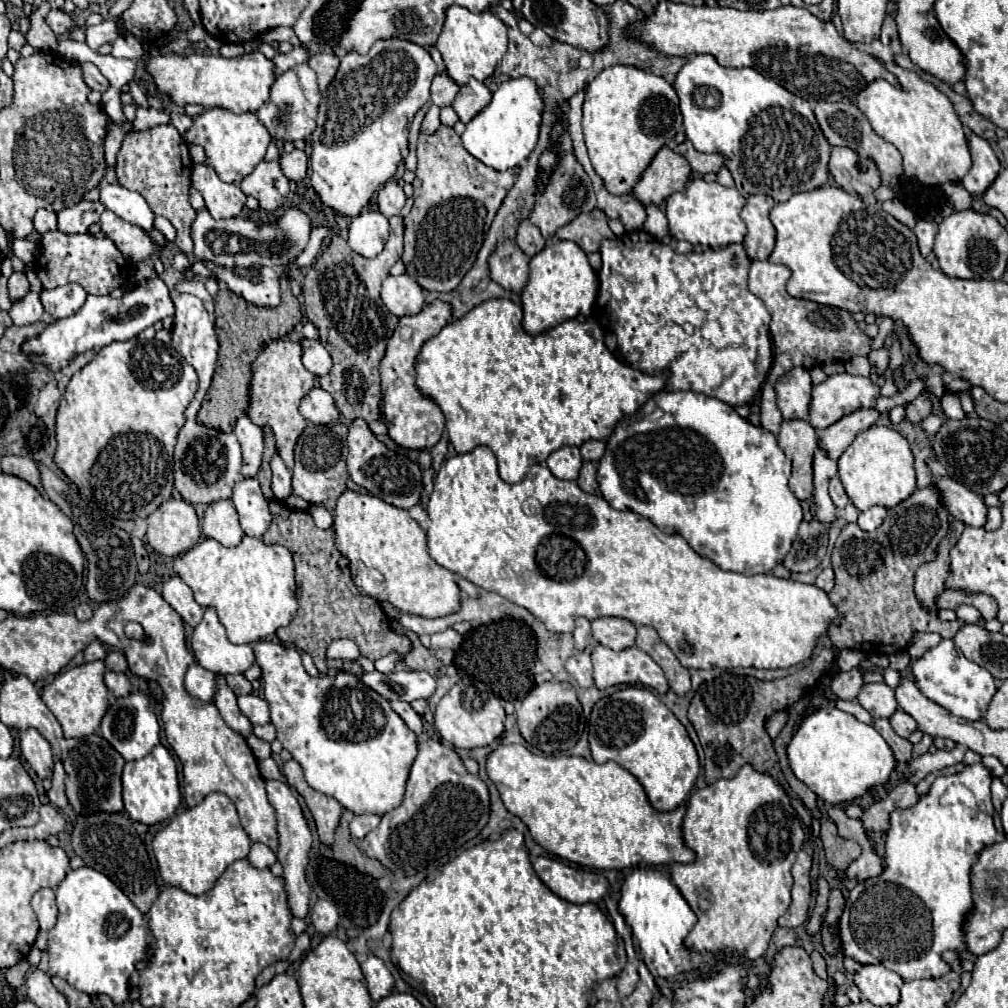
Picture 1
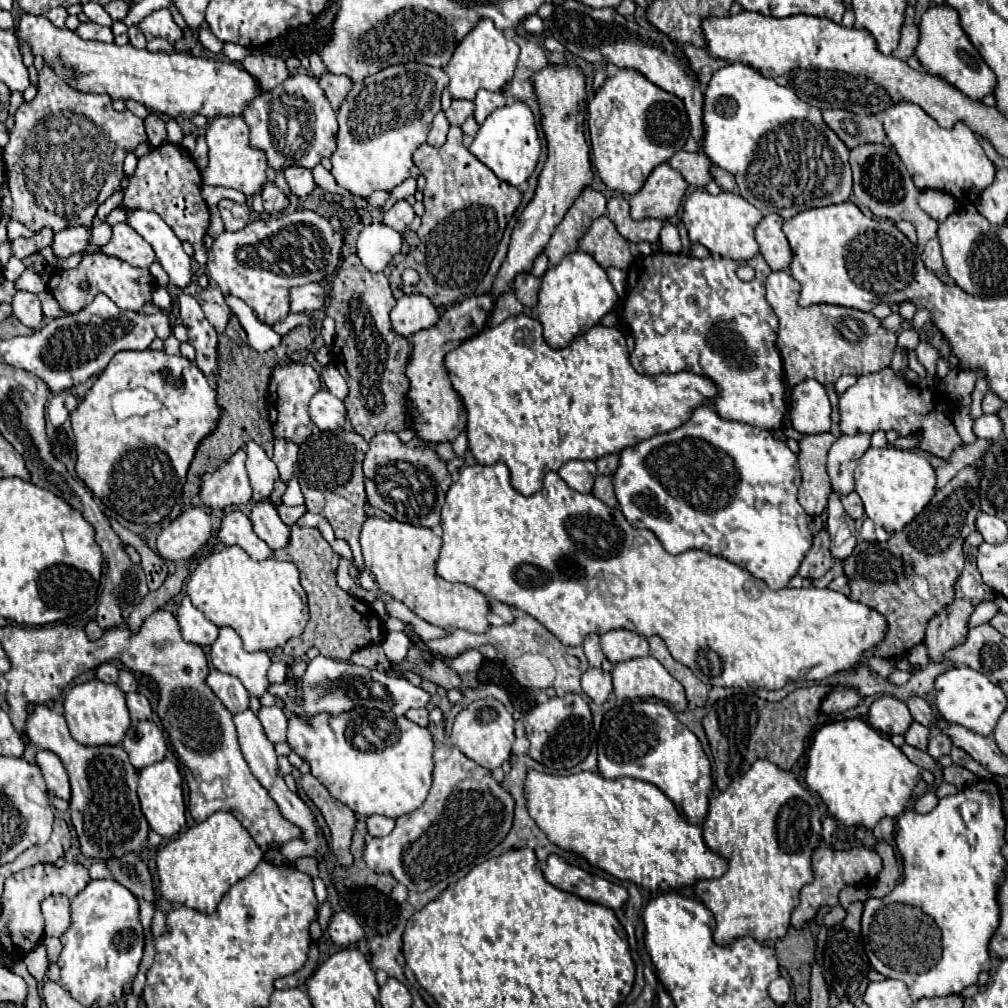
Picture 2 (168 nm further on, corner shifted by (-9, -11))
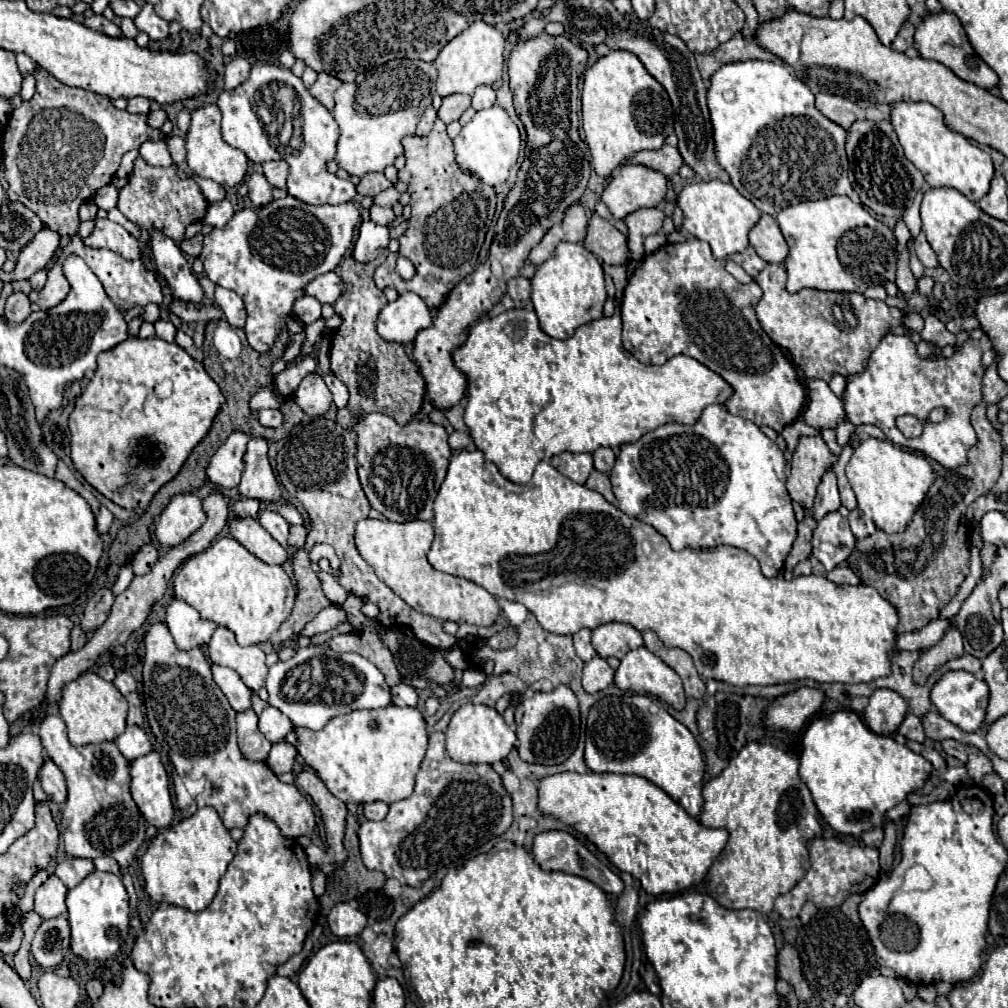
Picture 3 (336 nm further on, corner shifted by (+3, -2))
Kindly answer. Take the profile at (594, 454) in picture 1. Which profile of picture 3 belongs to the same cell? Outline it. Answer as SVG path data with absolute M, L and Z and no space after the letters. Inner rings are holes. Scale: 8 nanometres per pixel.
M600 447L592 453L592 457L594 457L594 469L598 469L602 473L610 473L614 459L616 459L616 453L610 447Z

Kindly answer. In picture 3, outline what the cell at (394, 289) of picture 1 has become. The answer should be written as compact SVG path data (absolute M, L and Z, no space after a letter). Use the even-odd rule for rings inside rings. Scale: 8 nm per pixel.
M402 293L396 301L388 303L376 321L378 333L396 343L412 343L420 329L432 323L426 303L416 293Z

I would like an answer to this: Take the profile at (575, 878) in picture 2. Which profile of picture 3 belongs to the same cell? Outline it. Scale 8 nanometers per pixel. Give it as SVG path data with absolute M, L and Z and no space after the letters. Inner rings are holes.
M546 831L534 837L534 861L544 869L544 871L562 871L562 873L570 873L570 875L578 875L584 877L588 881L592 881L594 885L598 885L604 893L610 895L620 895L624 885L622 879L610 871L610 867L606 867L604 863L598 861L598 857L594 853L590 853L576 837L572 837L570 833L564 831Z

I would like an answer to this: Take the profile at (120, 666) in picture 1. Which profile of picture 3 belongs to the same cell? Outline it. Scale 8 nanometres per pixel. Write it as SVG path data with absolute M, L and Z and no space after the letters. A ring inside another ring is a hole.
M120 671L112 683L114 683L114 687L116 687L122 695L128 695L130 691L136 691L136 681L134 681L134 677L132 677L130 673L126 673L126 671Z

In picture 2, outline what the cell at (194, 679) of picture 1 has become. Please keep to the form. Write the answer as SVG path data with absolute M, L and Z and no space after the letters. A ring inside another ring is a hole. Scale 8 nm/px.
M212 668L210 674L208 674L208 678L206 678L206 682L208 682L208 686L214 690L214 694L222 700L222 704L232 714L248 710L250 694L248 694L248 690L244 688L244 684L236 676L224 674L224 672L218 672L216 668Z

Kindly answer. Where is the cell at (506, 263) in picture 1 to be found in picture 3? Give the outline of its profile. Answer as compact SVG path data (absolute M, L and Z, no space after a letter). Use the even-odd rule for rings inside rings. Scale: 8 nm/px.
M522 275L510 279L508 281L508 295L514 301L526 301L526 299L530 299L530 279L526 279Z

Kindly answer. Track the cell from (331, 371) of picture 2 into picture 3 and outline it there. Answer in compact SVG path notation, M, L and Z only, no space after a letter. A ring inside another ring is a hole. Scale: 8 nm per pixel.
M324 373L322 379L328 385L328 389L332 391L332 397L334 397L336 407L344 407L348 403L348 389L344 387L344 383L338 377L334 377L332 373Z

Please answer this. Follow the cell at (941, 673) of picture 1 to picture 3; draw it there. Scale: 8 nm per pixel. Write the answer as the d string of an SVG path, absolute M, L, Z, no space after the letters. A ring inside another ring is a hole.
M946 671L942 673L942 677L934 683L932 691L930 691L930 699L932 705L936 707L936 711L946 717L950 723L958 725L962 731L978 731L984 723L984 715L986 715L986 707L988 707L988 685L984 679L978 679L976 675L968 673L968 671Z

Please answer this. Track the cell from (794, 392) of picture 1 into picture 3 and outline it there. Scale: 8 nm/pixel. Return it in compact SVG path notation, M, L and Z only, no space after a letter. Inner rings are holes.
M808 379L806 381L806 407L802 411L802 419L806 425L814 429L822 427L836 427L838 421L844 421L842 401L830 391L826 381Z

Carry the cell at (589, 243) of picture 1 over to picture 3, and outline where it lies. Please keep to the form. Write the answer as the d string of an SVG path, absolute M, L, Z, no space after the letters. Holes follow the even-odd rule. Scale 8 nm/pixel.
M596 213L590 217L584 247L606 265L624 265L628 261L626 237Z

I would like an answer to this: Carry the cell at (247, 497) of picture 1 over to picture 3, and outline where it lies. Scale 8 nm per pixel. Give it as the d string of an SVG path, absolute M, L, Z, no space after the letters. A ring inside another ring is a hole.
M266 509L264 513L260 513L258 515L258 521L260 521L260 525L280 543L280 545L284 545L284 547L288 547L288 523L276 513L276 511L272 511L272 509Z

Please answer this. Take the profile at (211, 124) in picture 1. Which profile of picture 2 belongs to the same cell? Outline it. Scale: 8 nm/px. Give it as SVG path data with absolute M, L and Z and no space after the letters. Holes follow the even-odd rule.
M216 116L206 128L208 142L208 166L202 178L210 186L224 186L252 196L262 190L266 182L266 156L262 150L252 150L248 146L248 126L242 116Z

